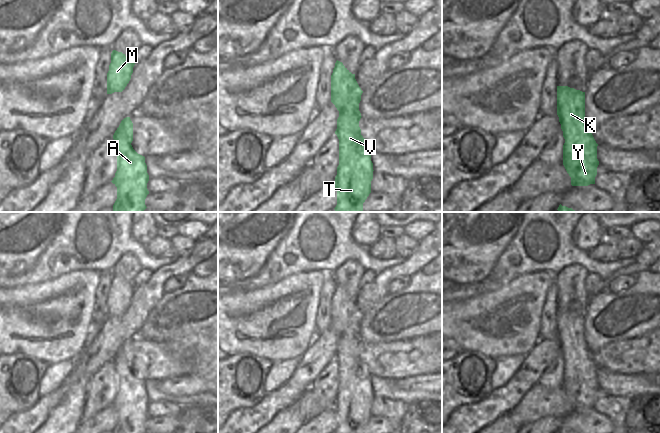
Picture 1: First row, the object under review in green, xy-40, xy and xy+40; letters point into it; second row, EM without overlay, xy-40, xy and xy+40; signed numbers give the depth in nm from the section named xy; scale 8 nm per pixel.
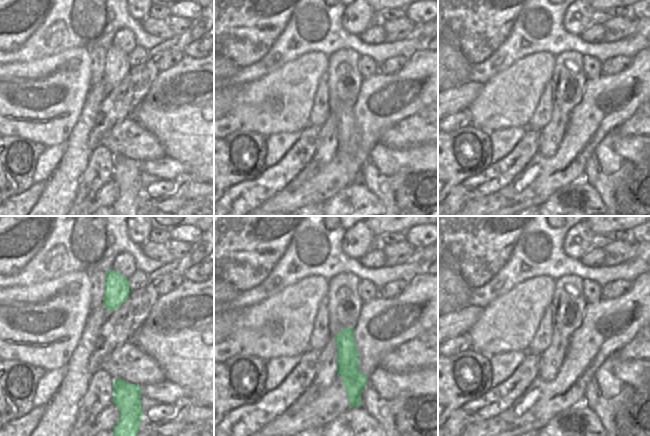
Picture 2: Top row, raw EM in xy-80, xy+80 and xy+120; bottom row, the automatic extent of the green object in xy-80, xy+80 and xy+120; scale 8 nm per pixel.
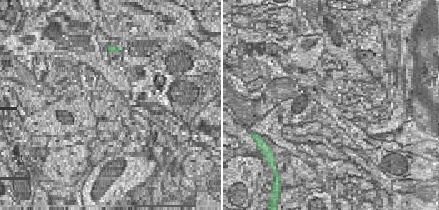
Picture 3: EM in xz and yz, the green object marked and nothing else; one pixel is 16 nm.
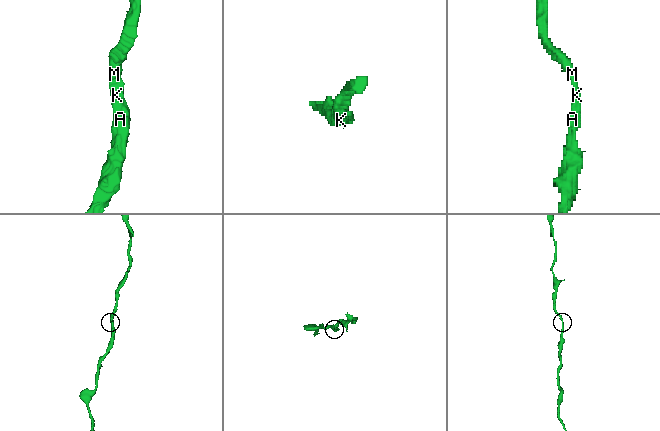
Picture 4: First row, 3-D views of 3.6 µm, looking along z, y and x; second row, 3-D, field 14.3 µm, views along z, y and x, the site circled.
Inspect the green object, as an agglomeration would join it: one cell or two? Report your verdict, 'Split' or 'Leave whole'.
Leave whole

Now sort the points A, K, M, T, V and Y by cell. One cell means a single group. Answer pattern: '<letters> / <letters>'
A K M T V Y

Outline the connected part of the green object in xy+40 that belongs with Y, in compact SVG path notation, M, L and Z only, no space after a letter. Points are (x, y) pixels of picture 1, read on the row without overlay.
M557 310L557 339L563 355L563 389L571 401L572 410L595 408L597 391L597 370L585 343L585 316L568 310Z

